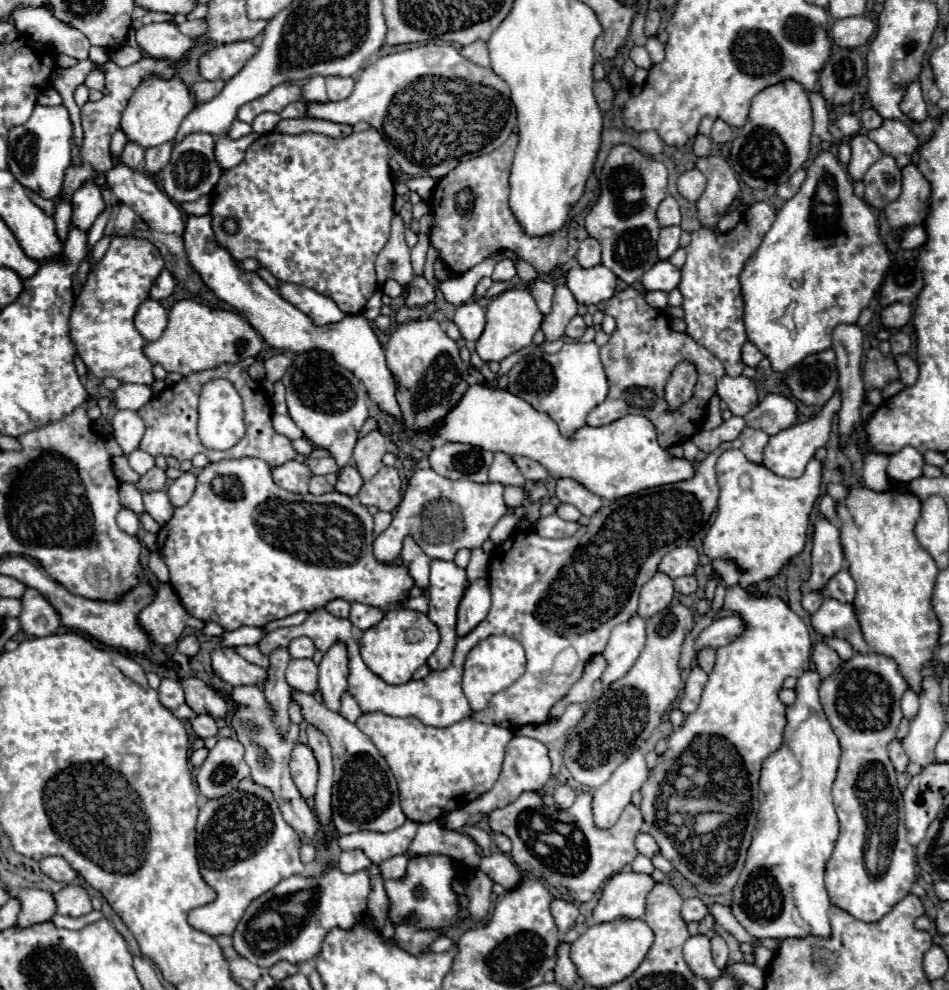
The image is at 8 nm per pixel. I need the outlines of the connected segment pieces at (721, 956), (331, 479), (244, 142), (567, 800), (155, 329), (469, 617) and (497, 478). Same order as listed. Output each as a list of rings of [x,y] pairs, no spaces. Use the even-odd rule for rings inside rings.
[[[716,934],[712,938],[712,956],[714,956],[716,966],[722,970],[726,966],[726,962],[728,962],[728,946],[726,946],[726,942],[724,942],[724,938],[720,934]]]
[[[326,474],[326,476],[312,476],[310,480],[310,494],[326,494],[332,492],[336,484],[336,474]]]
[[[250,134],[250,136],[244,136],[240,140],[232,140],[228,136],[222,136],[216,140],[216,160],[218,164],[228,170],[228,168],[234,168],[238,166],[242,160],[244,160],[244,154],[246,154],[246,148],[258,138],[258,134]]]
[[[560,784],[554,790],[554,800],[556,800],[556,808],[568,808],[576,798],[576,790],[570,784]]]
[[[144,300],[138,306],[138,312],[134,316],[134,326],[136,330],[146,338],[146,340],[158,340],[168,324],[168,314],[156,300]]]
[[[474,580],[458,608],[458,626],[456,634],[462,638],[468,632],[472,632],[488,614],[490,610],[490,590],[488,580]]]
[[[498,452],[490,466],[490,482],[500,482],[502,486],[524,486],[526,478],[520,474],[508,454]]]

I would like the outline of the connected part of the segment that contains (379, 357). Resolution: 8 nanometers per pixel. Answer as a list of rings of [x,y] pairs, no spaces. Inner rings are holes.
[[[190,216],[186,222],[184,232],[184,246],[188,252],[188,260],[192,268],[202,276],[206,286],[224,302],[234,306],[238,312],[246,316],[246,320],[262,334],[262,338],[278,350],[292,350],[296,354],[308,352],[312,348],[326,350],[334,356],[334,360],[350,370],[358,380],[364,382],[368,388],[368,396],[374,404],[378,404],[384,412],[388,412],[394,418],[402,418],[400,406],[394,398],[396,394],[396,380],[390,374],[384,358],[384,350],[374,336],[374,330],[370,328],[370,322],[362,316],[346,316],[338,324],[326,324],[326,326],[314,326],[312,320],[302,314],[298,308],[288,304],[276,290],[272,290],[264,280],[260,280],[254,272],[240,270],[228,250],[218,246],[214,232],[212,232],[212,220],[210,216]]]

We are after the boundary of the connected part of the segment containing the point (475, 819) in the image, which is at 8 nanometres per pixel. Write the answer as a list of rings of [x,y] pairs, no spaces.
[[[514,736],[508,746],[506,746],[506,756],[504,756],[504,764],[502,764],[502,772],[498,782],[492,786],[492,790],[488,790],[486,794],[478,796],[478,800],[472,800],[470,804],[464,804],[460,808],[456,808],[454,812],[448,812],[446,816],[442,816],[442,826],[448,830],[462,830],[464,826],[474,826],[478,824],[484,816],[488,816],[492,810],[496,808],[504,808],[506,804],[512,804],[522,792],[526,790],[540,790],[548,780],[550,780],[552,772],[550,772],[550,758],[548,758],[548,748],[534,740],[534,738],[526,738],[526,736]]]

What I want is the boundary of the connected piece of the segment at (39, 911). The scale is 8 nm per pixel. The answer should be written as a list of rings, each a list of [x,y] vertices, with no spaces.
[[[20,890],[18,892],[22,910],[18,914],[16,926],[28,928],[30,924],[48,922],[56,914],[56,902],[50,892],[44,890]]]

